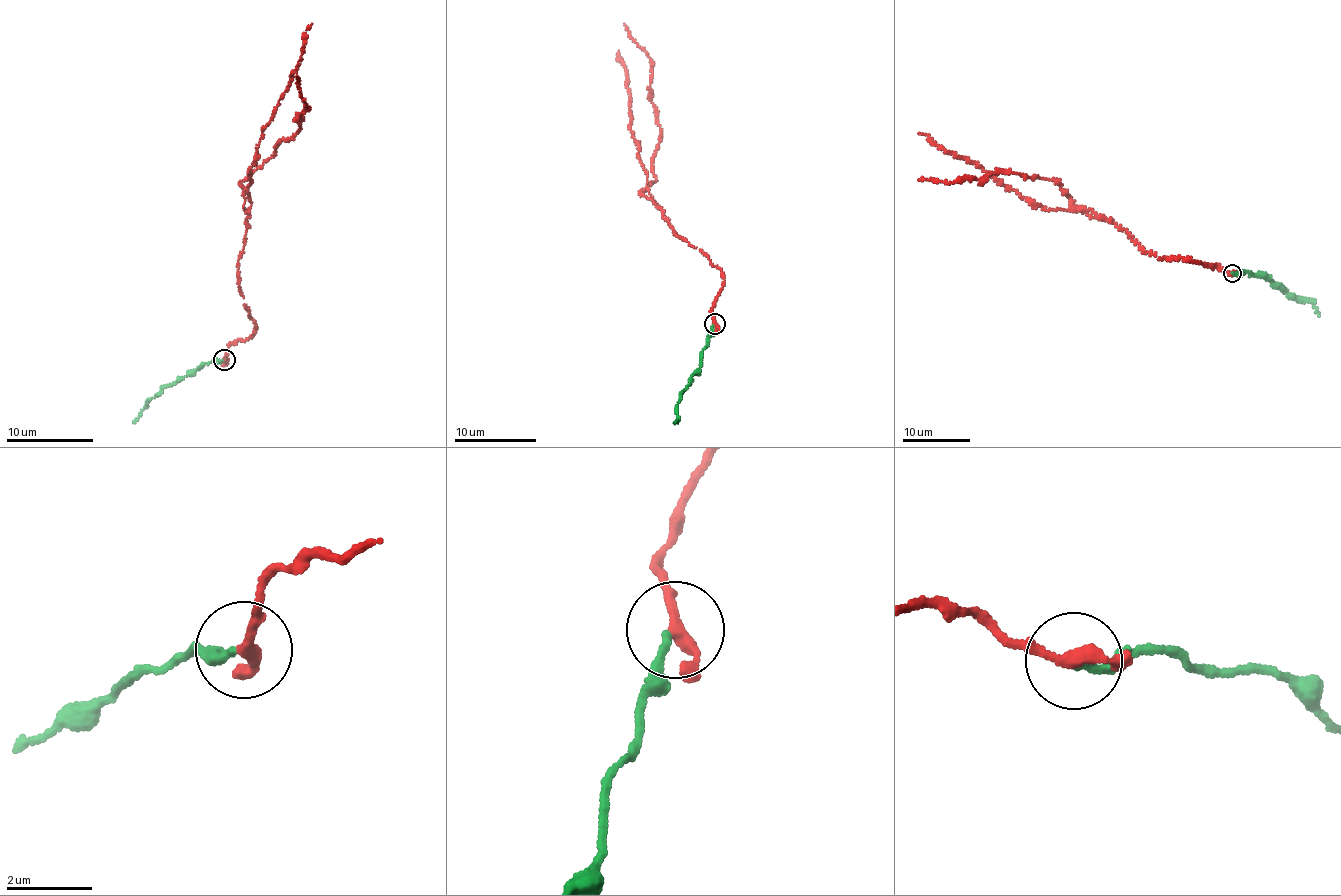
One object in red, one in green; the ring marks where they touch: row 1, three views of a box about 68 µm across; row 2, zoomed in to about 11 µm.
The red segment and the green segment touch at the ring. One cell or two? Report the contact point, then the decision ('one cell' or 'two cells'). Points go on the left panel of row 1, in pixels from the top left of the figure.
place (224, 360); one cell

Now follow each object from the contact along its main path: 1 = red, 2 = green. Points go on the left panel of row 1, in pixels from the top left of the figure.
1: (225, 359), (234, 340), (256, 333), (238, 262), (248, 217), (241, 184), (301, 126), (309, 106), (297, 75)
2: (222, 360), (212, 360), (166, 385), (133, 423)

